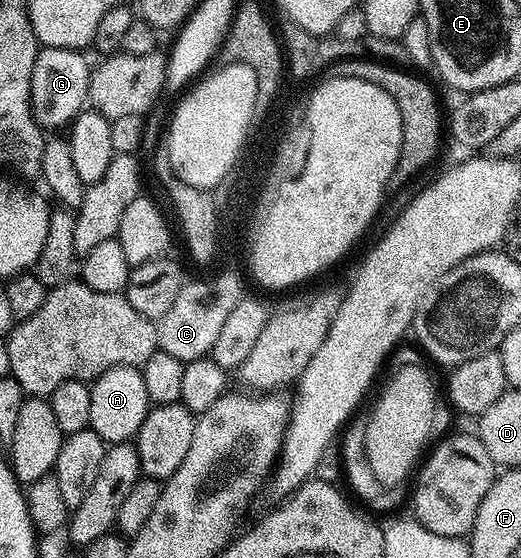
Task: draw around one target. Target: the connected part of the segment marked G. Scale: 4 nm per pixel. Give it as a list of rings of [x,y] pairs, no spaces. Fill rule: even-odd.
[[[42,46],[38,50],[35,69],[31,69],[31,101],[33,116],[42,129],[64,128],[86,110],[91,63],[81,55],[84,54],[72,47]]]

